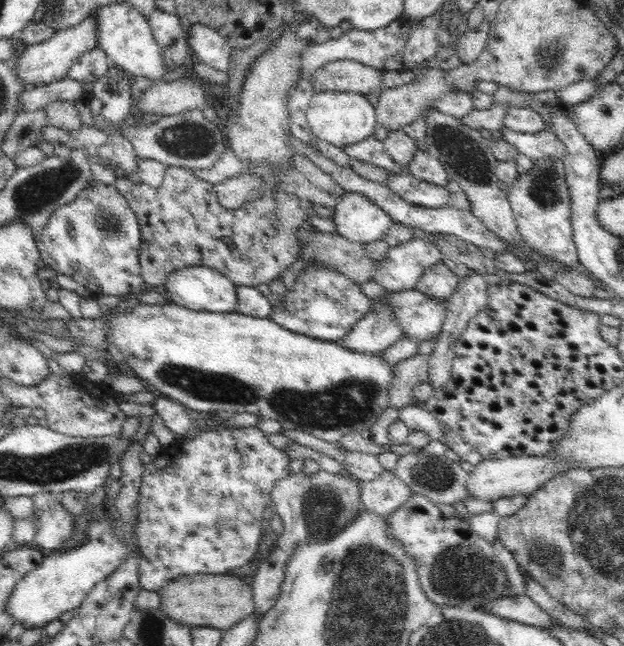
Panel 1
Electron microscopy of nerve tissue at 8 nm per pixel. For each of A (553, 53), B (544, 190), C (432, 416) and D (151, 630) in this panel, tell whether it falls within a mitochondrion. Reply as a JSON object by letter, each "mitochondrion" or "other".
{"A":"mitochondrion","B":"mitochondrion","C":"other","D":"mitochondrion"}

